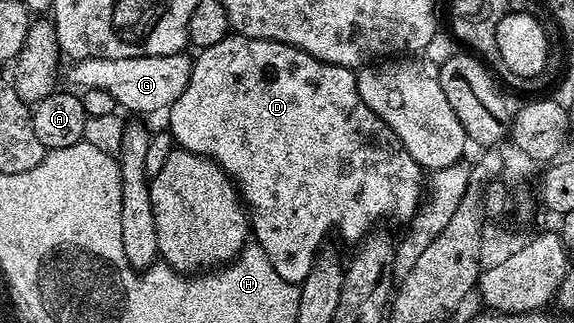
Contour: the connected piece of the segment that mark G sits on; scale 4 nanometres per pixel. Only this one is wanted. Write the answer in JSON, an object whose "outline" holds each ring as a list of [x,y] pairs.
{"outline":[[[182,52],[172,54],[171,56],[139,56],[138,58],[83,58],[72,63],[73,66],[73,82],[82,91],[86,90],[106,90],[114,100],[118,107],[134,110],[134,115],[145,116],[141,114],[153,114],[156,110],[161,112],[168,111],[170,106],[175,104],[175,100],[179,100],[179,96],[183,96],[183,88],[187,88],[187,84],[191,80],[191,72],[193,71],[193,58],[188,53]]]}

